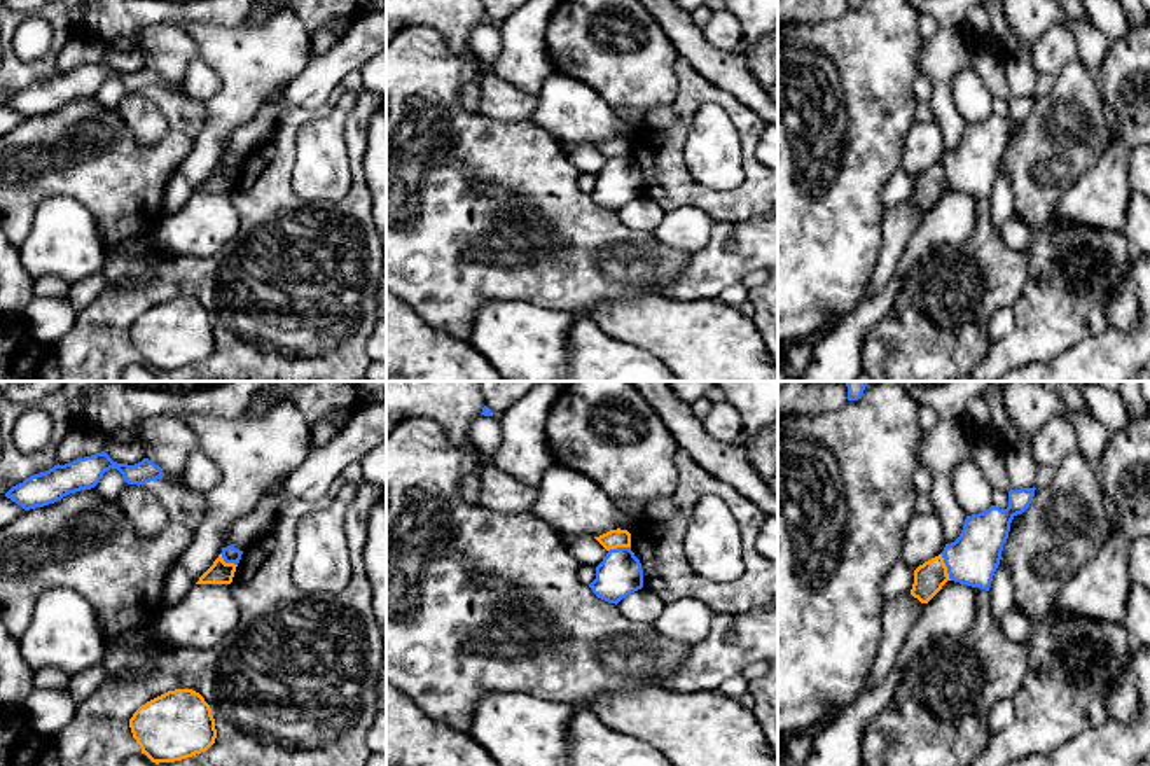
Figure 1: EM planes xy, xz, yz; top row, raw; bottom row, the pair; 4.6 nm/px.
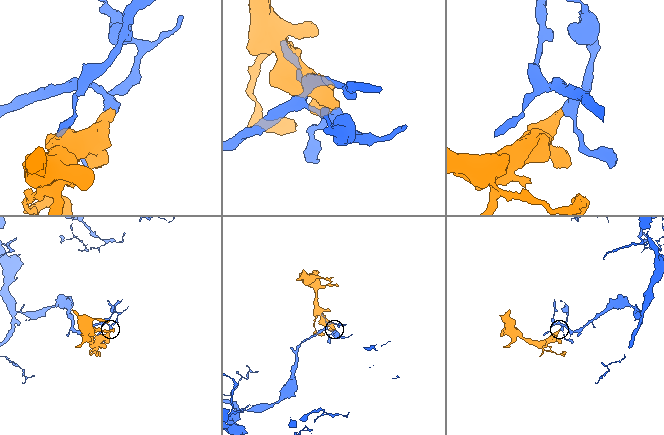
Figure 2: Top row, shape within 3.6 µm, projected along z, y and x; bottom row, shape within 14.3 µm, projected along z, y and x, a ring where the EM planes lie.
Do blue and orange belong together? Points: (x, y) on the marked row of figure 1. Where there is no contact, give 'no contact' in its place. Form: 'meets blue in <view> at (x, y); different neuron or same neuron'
meets blue in yz at (946, 565); different neuron

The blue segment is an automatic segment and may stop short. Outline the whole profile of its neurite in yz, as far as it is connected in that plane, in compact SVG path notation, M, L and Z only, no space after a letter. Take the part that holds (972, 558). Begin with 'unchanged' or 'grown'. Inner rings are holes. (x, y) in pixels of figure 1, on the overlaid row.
unchanged; M1010 490L1007 509L991 505L984 512L966 516L959 537L940 553L951 581L989 591L1010 523L1028 509L1035 490Z

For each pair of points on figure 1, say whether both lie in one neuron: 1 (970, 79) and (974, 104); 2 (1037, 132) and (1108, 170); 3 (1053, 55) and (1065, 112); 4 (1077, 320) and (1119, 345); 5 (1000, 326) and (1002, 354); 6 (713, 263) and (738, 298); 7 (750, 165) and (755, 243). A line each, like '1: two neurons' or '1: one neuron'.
1: one neuron
2: two neurons
3: two neurons
4: two neurons
5: two neurons
6: two neurons
7: two neurons

